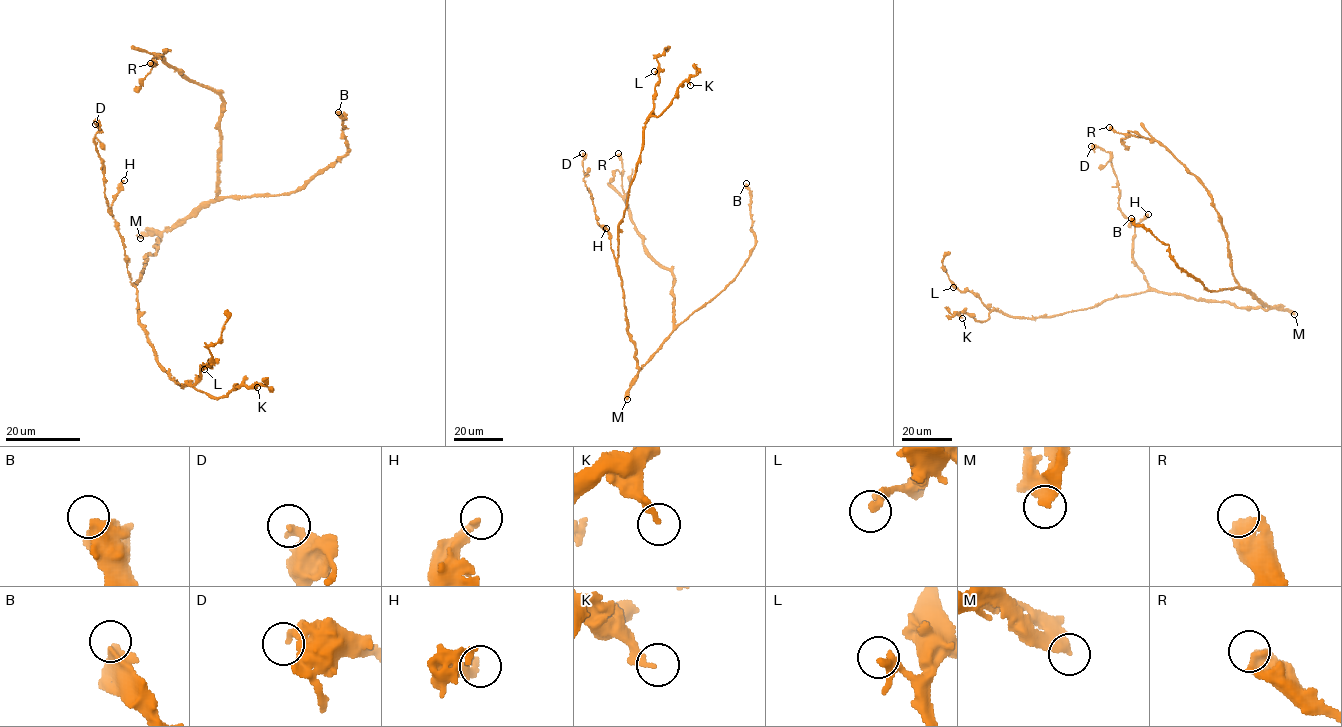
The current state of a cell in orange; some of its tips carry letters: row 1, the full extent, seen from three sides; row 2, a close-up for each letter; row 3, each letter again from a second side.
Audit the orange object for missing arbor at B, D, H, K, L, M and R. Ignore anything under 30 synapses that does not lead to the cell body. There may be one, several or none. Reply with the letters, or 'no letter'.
no letter

